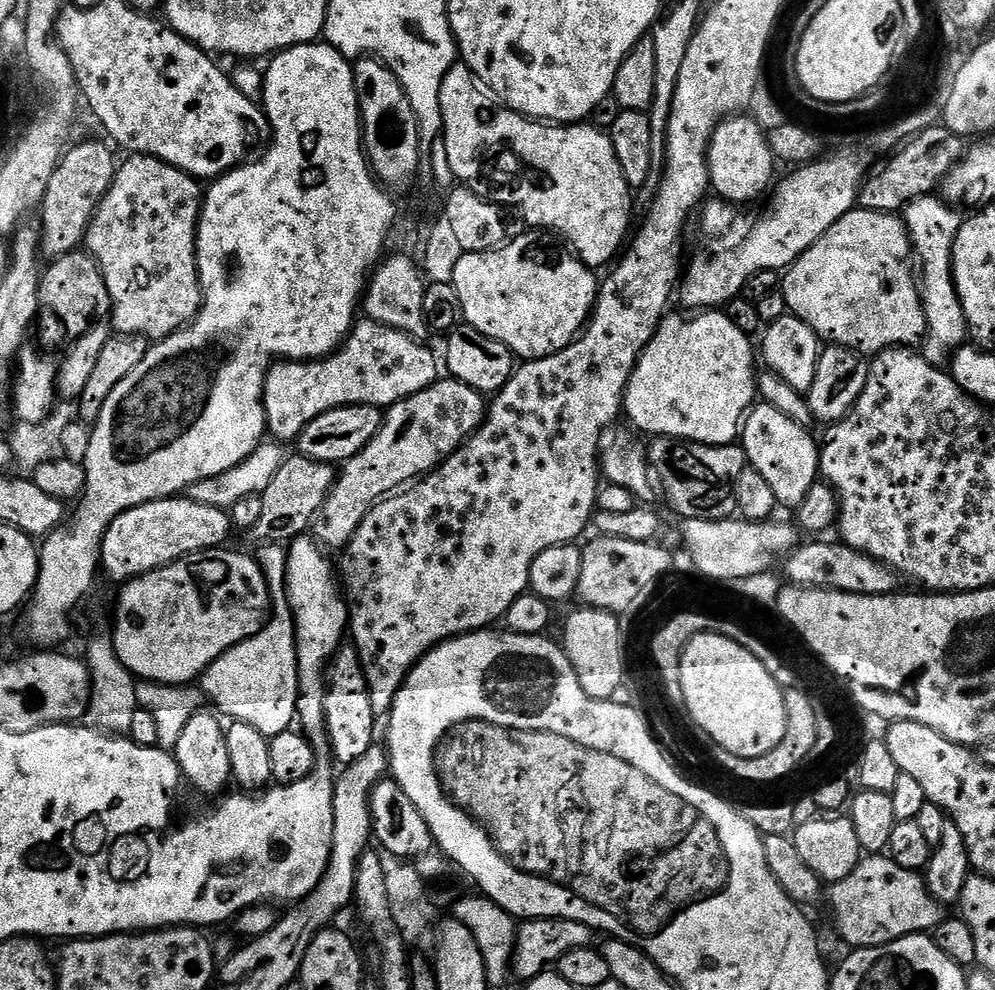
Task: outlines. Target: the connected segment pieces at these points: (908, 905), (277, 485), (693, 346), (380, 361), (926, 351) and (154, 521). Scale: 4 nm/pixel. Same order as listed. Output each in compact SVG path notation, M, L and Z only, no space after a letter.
M886 854L865 855L849 876L835 881L831 888L828 900L832 903L832 920L836 923L836 932L852 950L877 948L898 938L928 934L946 919L945 909L930 894L927 879L921 873L902 870L902 866L898 866L898 862L894 862Z
M299 454L289 455L278 466L278 474L270 481L270 486L260 496L262 515L250 529L250 536L256 542L265 544L284 544L305 535L309 531L317 510L326 500L332 484L336 481L337 469L326 462L311 460Z
M704 310L699 314L689 315L692 316L689 320L684 316L672 315L665 315L663 322L660 323L654 334L654 338L650 338L650 342L636 360L632 377L624 391L623 415L629 416L634 427L649 432L649 437L652 438L672 436L675 440L692 440L695 444L731 444L741 435L744 418L748 415L758 396L758 371L756 372L756 364L752 361L752 352L754 356L753 341L746 334L742 334L742 330L738 330L738 326L734 326L734 322L730 322L728 313L724 310Z
M360 318L353 323L347 340L322 360L285 360L273 363L268 370L268 378L264 381L264 413L268 416L267 435L273 441L299 441L300 431L314 418L326 414L335 408L344 408L347 404L369 404L381 410L387 410L399 400L410 398L410 394L418 394L418 390L426 390L438 379L436 373L438 356L431 352L417 337L408 336L393 328L379 324L377 320Z
M936 194L911 200L902 213L910 248L916 251L915 259L921 260L921 264L918 264L918 287L928 323L928 331L924 333L922 341L922 355L926 362L937 366L947 365L962 342L969 339L968 323L952 277L954 238L958 238L962 223L962 216L959 214L961 215L953 205Z
M183 495L151 500L118 514L118 518L110 522L100 547L100 567L103 575L110 579L127 582L184 556L221 547L228 532L232 531L232 522L225 509L206 506Z

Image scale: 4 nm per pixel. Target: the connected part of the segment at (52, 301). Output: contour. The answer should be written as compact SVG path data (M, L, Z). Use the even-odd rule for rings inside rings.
M77 250L62 258L51 261L43 269L40 277L40 311L34 321L34 336L40 339L39 347L67 349L72 341L77 340L90 326L101 323L111 313L112 303L106 290L106 282L100 273L100 264L87 251Z

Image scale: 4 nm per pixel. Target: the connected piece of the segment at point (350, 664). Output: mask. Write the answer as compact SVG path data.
M344 646L332 657L326 669L326 687L324 692L324 712L322 718L328 731L326 743L332 748L332 755L341 765L358 762L366 750L374 746L372 735L376 732L378 717L370 706L370 694L355 647Z

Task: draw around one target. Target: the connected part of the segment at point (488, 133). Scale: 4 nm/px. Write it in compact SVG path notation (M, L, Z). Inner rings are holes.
M463 62L453 64L452 68L446 74L446 78L442 78L442 122L444 123L444 130L442 139L446 146L446 158L450 158L450 170L453 177L457 181L463 182L468 186L476 186L480 180L480 172L484 176L488 176L492 172L492 168L508 168L512 164L511 152L517 156L518 159L524 163L524 176L528 180L508 180L504 184L504 196L512 204L517 204L520 207L520 212L524 215L524 220L536 230L545 230L549 228L552 232L557 232L560 236L565 236L572 245L571 251L579 256L580 261L588 268L593 270L600 270L600 267L611 265L613 261L621 255L622 249L625 247L626 241L630 236L630 229L632 224L632 196L633 193L628 187L626 178L622 174L622 166L618 166L618 158L614 154L614 146L612 145L611 135L607 131L601 130L591 122L581 122L579 124L558 124L552 122L535 122L533 119L521 115L519 112L513 112L511 108L505 106L492 106L494 103L493 97L489 95L483 87L478 86L478 81L472 75L471 69Z

